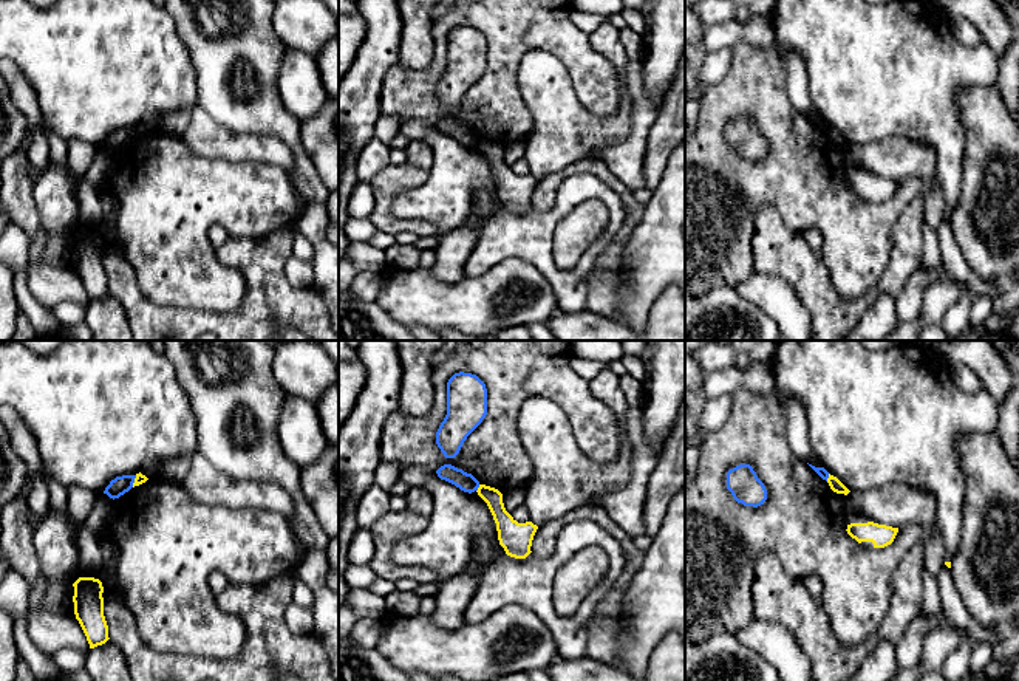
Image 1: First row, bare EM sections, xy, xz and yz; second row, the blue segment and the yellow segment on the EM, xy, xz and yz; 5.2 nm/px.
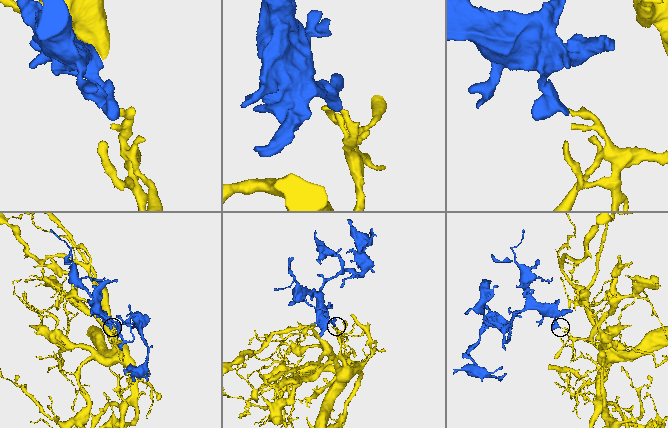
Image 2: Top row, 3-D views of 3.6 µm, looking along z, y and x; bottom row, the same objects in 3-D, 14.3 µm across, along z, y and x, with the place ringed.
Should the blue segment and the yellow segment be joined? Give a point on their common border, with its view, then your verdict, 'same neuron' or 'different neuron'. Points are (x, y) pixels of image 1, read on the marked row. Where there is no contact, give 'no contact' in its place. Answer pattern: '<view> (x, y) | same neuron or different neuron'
yz (828, 477) | different neuron

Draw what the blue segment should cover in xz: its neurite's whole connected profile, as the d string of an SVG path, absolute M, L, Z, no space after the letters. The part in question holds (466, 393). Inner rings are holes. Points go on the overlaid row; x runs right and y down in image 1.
M455 373L447 382L447 415L436 432L445 458L455 458L467 436L487 415L486 384L472 373Z

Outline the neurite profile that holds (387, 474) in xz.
M380 463L374 472L374 484L390 494L391 488L399 481L400 471L391 463Z

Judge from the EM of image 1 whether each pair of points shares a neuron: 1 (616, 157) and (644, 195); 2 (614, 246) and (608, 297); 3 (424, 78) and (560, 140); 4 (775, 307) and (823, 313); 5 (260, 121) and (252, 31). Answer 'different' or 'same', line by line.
1: different
2: same
3: different
4: different
5: same

